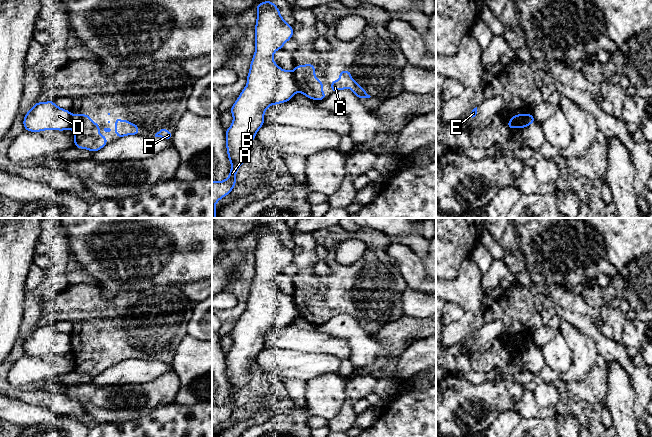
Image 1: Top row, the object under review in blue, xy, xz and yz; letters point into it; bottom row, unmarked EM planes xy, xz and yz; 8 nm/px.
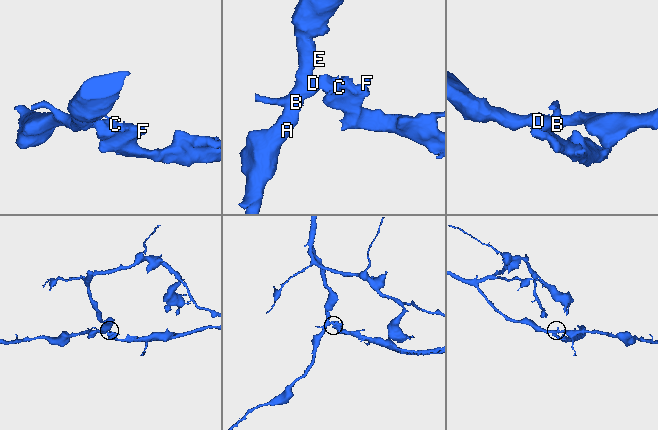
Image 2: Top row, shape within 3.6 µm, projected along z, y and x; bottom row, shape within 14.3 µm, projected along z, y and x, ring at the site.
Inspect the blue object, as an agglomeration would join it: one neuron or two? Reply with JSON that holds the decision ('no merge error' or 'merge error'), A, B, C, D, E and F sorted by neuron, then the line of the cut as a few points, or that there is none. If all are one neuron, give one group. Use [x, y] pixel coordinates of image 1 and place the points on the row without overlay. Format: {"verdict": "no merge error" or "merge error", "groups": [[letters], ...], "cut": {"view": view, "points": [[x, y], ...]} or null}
{"verdict": "merge error", "groups": [["A", "B", "D", "E"], ["C", "F"]], "cut": {"view": "xz", "points": [[293, 294], [298, 314]]}}

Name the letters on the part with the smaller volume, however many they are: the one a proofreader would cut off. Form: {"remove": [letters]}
{"remove": ["C", "F"]}

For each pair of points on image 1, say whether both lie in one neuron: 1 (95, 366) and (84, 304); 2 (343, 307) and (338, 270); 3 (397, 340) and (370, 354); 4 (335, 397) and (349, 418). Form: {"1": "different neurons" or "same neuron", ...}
{"1": "same neuron", "2": "same neuron", "3": "different neurons", "4": "different neurons"}

